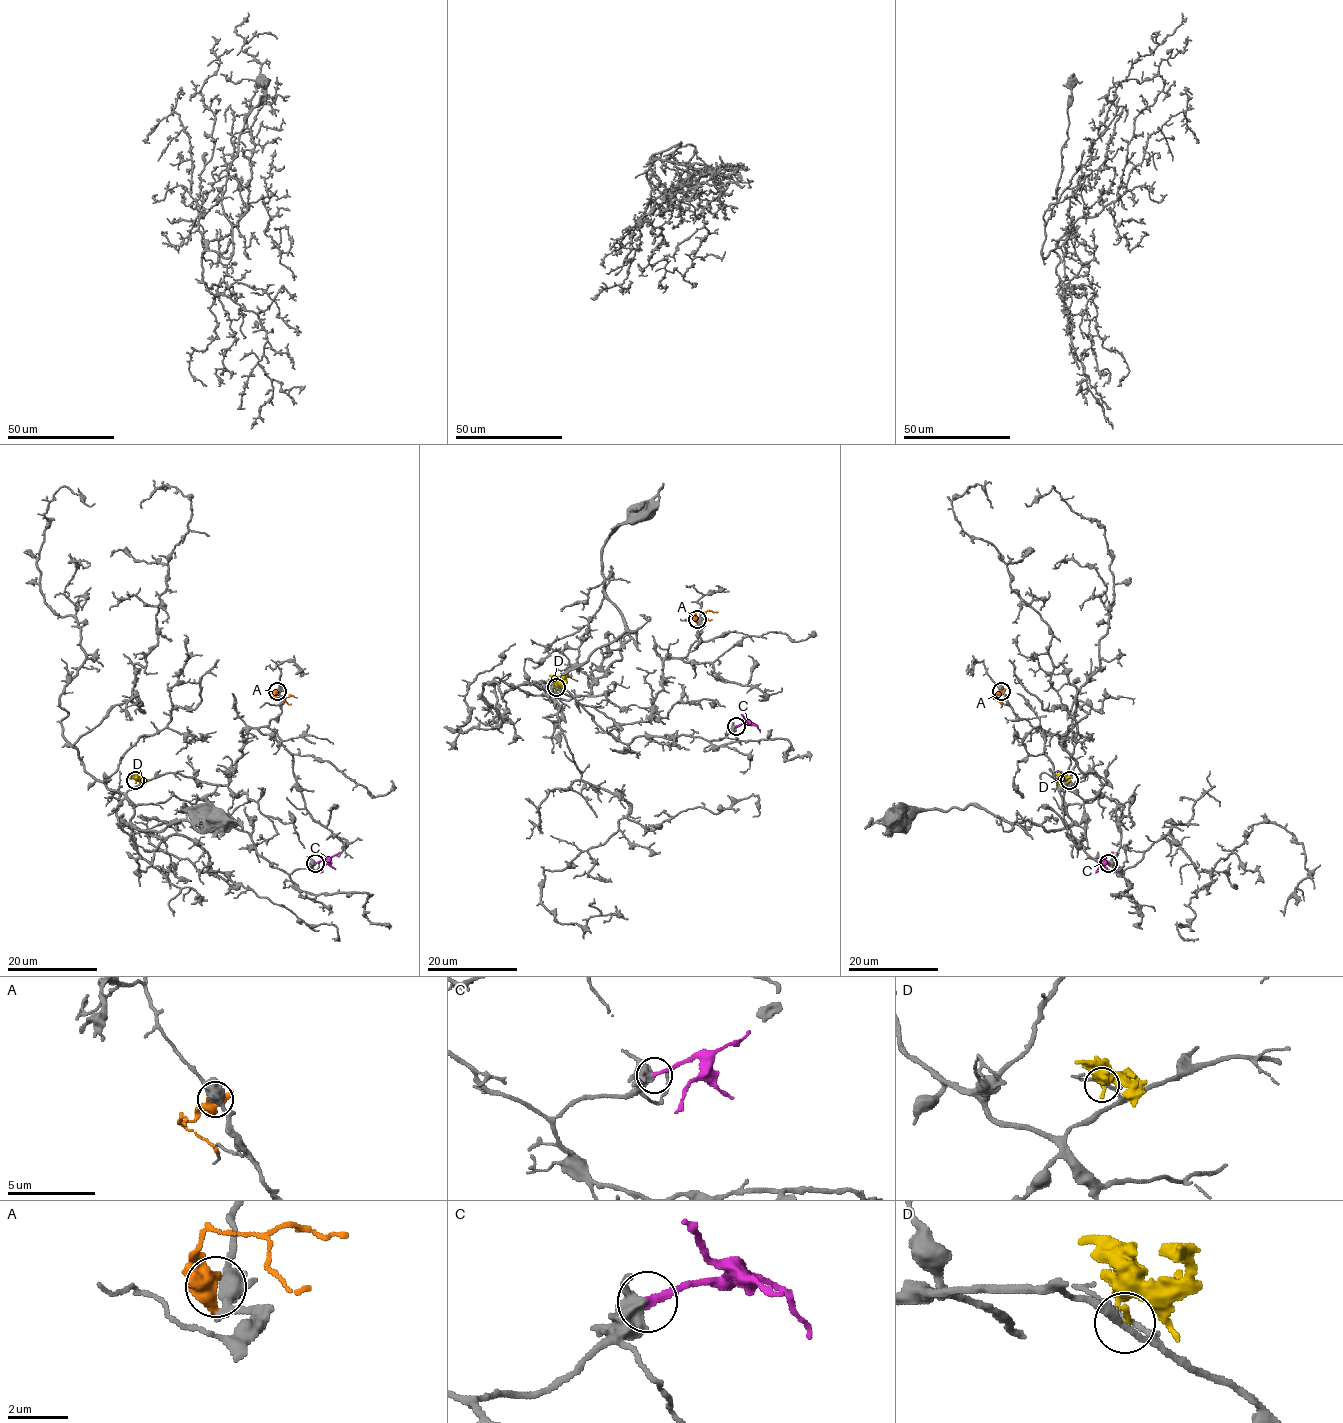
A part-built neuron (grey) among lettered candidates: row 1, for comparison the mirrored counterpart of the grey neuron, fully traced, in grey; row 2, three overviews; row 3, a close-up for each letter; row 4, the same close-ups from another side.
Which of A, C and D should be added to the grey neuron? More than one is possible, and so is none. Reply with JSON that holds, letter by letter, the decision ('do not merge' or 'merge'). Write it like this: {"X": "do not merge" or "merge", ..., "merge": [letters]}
{"A": "do not merge", "C": "merge", "D": "do not merge", "merge": ["C"]}

